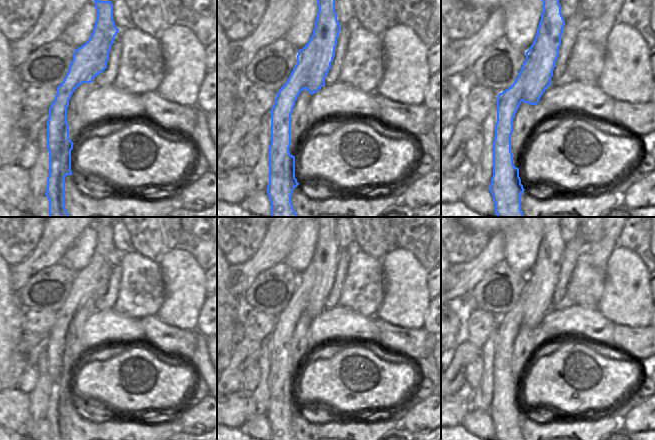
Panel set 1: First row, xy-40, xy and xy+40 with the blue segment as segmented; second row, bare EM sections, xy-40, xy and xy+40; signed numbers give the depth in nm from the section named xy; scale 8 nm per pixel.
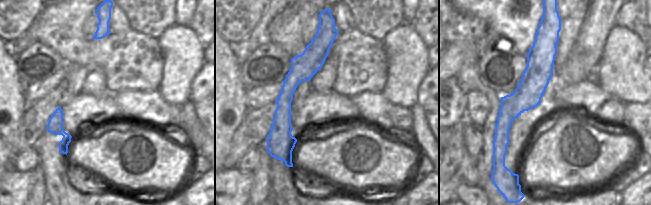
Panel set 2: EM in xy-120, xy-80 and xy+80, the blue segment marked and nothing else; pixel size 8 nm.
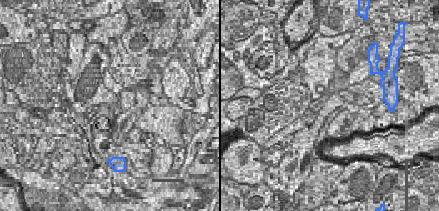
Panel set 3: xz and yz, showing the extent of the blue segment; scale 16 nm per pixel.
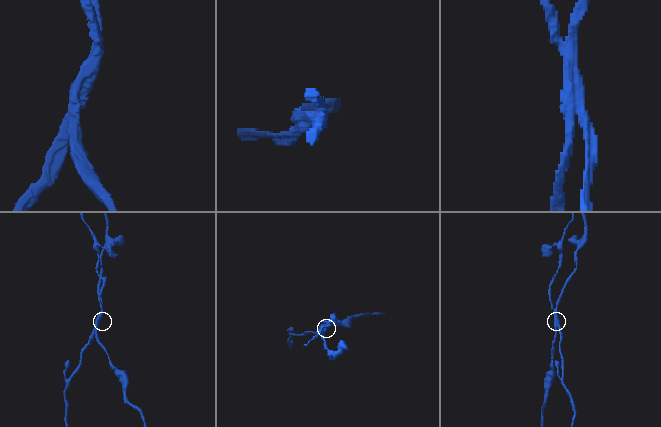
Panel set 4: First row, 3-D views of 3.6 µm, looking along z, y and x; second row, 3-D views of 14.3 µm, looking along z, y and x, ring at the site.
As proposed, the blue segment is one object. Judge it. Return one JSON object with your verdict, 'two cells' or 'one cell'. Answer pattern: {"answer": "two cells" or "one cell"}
{"answer": "two cells"}

